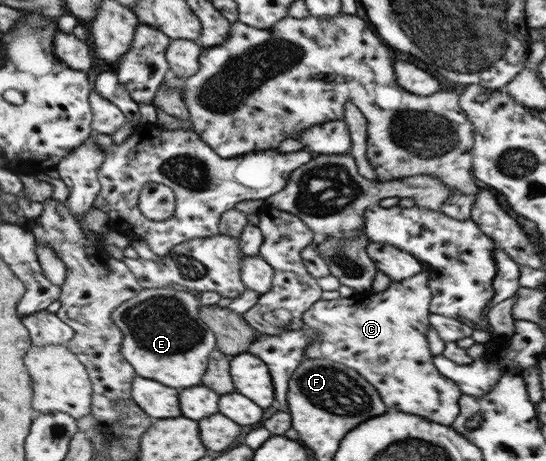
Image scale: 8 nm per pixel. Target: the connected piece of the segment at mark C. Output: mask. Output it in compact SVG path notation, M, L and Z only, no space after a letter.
M426 269L422 272L414 275L414 277L408 277L406 280L402 281L391 281L390 285L380 293L376 292L365 292L358 293L355 297L352 298L343 298L340 296L337 299L332 300L318 300L316 303L313 303L304 313L303 313L303 323L307 327L312 329L317 329L319 336L311 343L305 347L305 358L307 359L331 359L332 361L340 362L341 364L346 365L346 367L351 367L354 371L357 371L364 379L368 380L368 383L371 383L376 389L382 401L386 403L386 407L394 407L396 411L402 411L402 413L411 413L418 417L428 419L434 423L439 423L440 425L451 426L452 422L458 417L460 413L459 408L459 399L463 394L460 391L460 388L448 377L444 377L434 365L433 356L430 348L429 341L427 338L428 330L431 328L431 323L429 322L430 304L432 299L432 292L429 288L428 277L430 277L431 270Z

